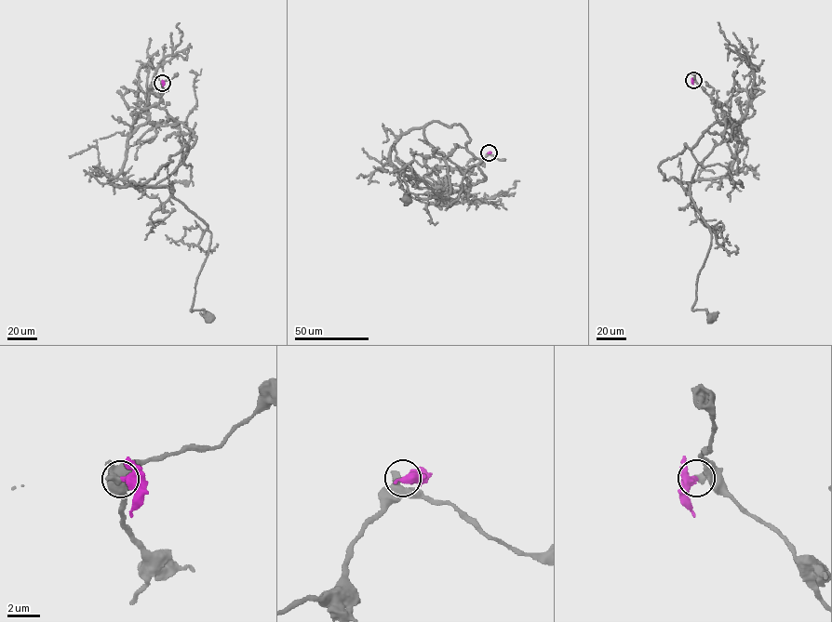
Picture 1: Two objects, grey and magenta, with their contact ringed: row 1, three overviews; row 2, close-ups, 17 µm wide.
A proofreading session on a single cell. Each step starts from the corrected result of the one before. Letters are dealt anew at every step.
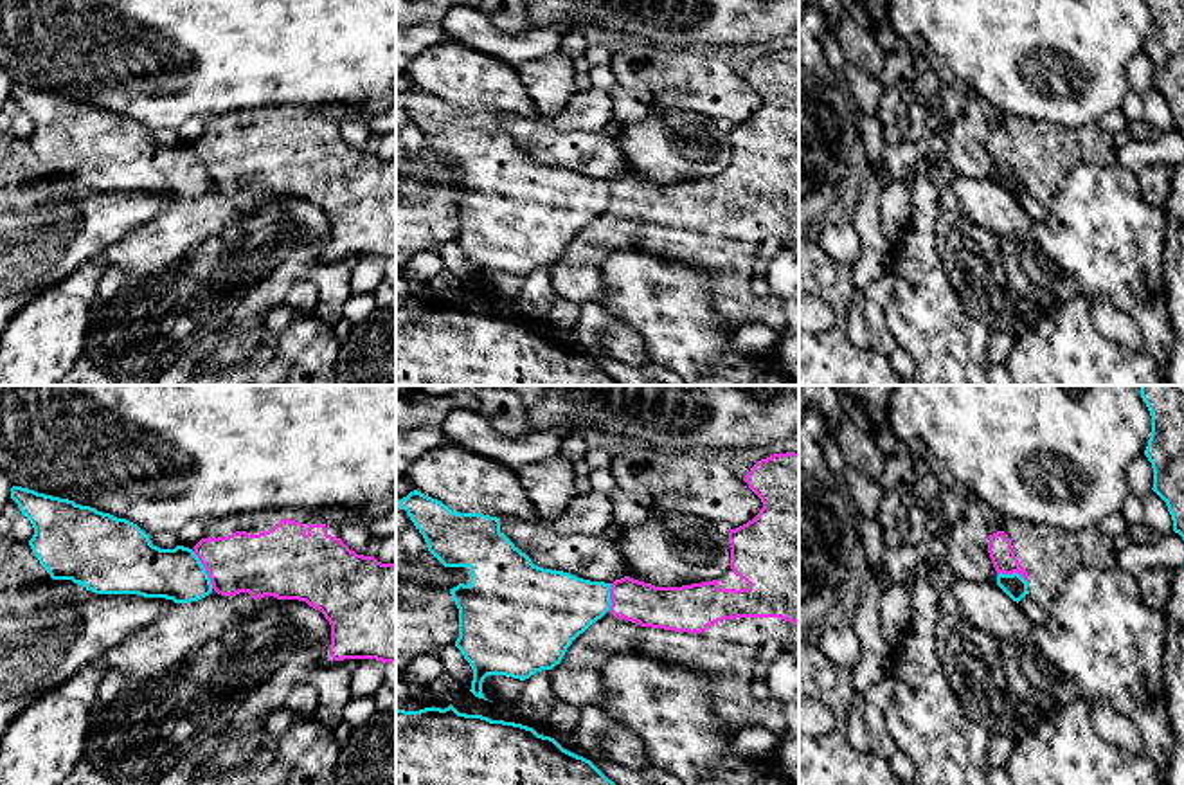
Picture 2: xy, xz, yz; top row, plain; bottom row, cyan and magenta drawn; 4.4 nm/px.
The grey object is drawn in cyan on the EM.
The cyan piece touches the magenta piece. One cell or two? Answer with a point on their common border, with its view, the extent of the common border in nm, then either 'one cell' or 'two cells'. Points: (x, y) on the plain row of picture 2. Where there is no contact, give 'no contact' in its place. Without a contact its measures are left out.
xy (204, 166) | 190 nm | two cells

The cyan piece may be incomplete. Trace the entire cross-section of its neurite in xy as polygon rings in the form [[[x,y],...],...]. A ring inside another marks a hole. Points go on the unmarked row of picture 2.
[[[13,83],[11,95],[31,117],[34,131],[29,142],[52,176],[72,176],[95,191],[139,191],[175,200],[191,200],[212,189],[203,160],[189,144],[160,146],[126,115],[29,85]]]

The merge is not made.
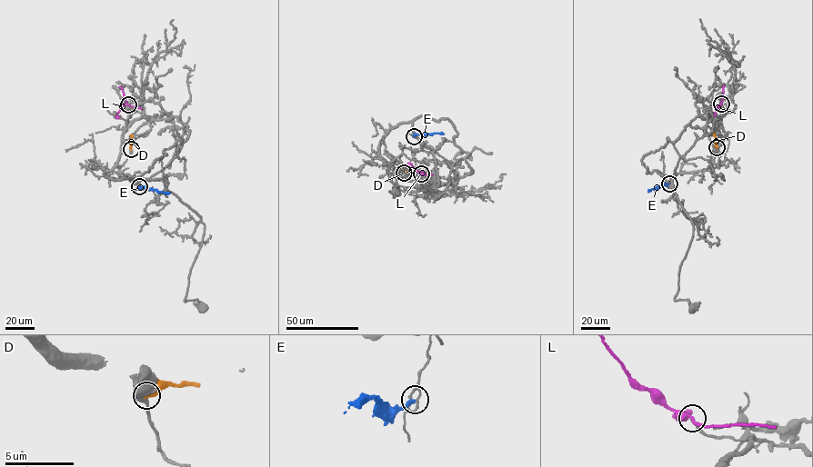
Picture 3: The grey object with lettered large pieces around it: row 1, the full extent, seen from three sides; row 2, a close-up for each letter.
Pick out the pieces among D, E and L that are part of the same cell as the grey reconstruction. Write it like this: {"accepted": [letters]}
{"accepted": []}

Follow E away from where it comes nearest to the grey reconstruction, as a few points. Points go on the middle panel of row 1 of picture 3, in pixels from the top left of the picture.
E: (414, 136), (443, 134)

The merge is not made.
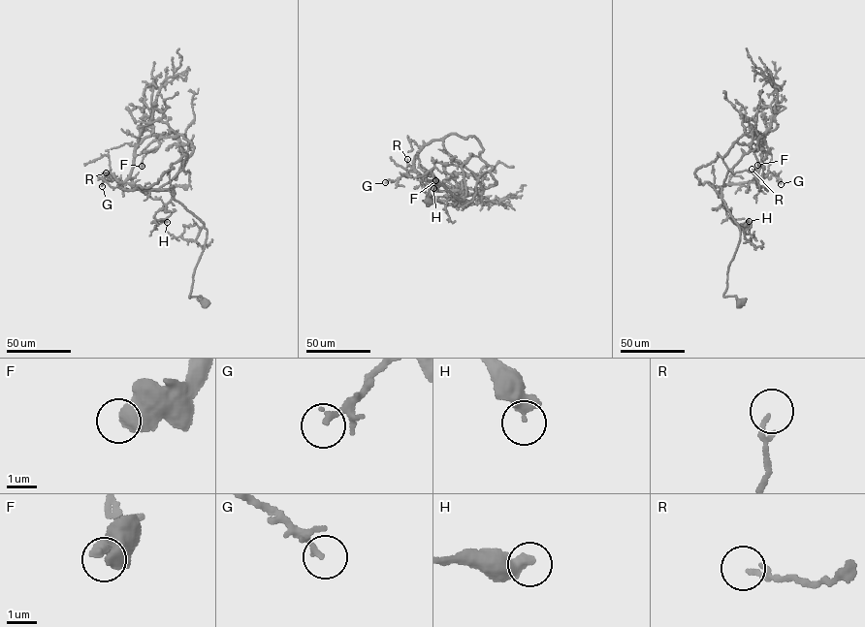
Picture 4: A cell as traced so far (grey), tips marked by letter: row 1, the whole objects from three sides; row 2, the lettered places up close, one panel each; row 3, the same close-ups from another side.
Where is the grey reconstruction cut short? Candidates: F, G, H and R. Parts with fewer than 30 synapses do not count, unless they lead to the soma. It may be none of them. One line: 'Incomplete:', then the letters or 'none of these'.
Incomplete: none of these

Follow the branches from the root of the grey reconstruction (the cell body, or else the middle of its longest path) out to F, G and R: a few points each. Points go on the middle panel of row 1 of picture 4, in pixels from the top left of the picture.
F: (428, 202), (426, 179), (466, 193), (443, 139), (425, 144), (414, 168), (463, 191), (435, 180)
G: (428, 202), (426, 179), (461, 200), (466, 193), (463, 166), (443, 139), (425, 144), (408, 175), (385, 182)
R: (428, 202), (427, 179), (464, 200), (463, 166), (446, 150), (443, 139), (425, 144), (412, 169), (407, 159)

